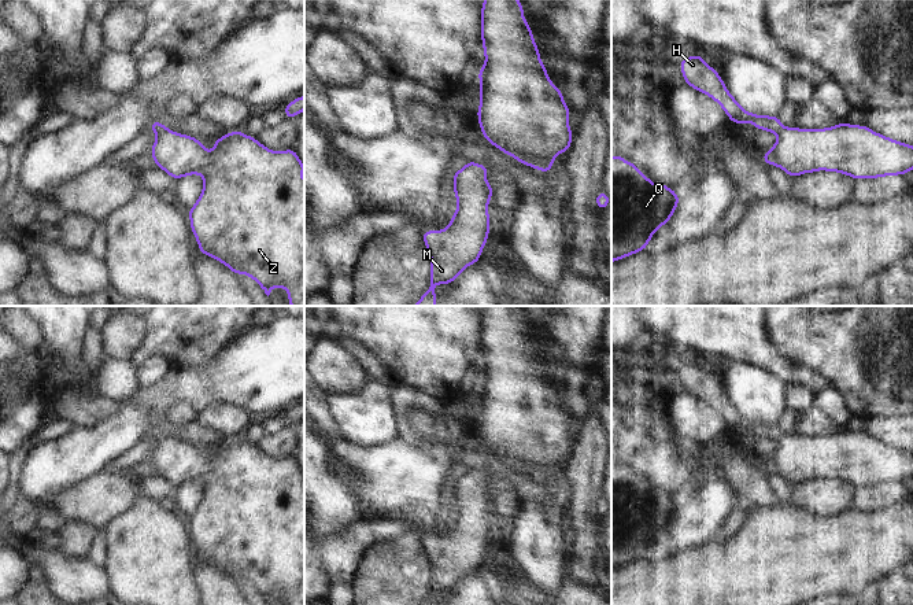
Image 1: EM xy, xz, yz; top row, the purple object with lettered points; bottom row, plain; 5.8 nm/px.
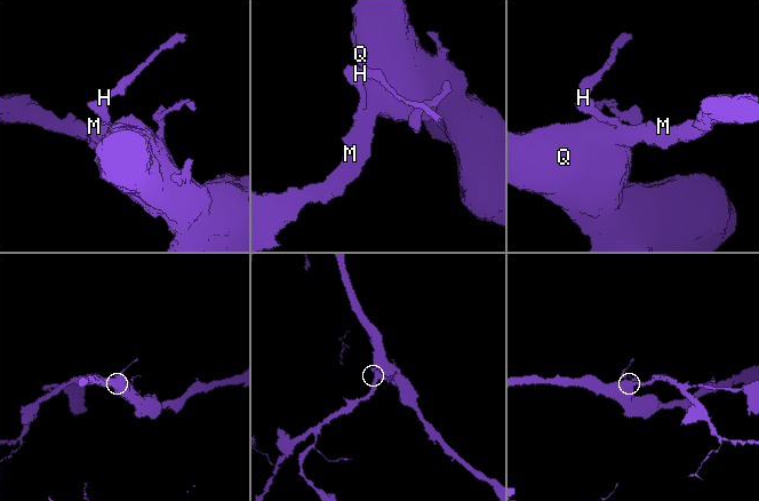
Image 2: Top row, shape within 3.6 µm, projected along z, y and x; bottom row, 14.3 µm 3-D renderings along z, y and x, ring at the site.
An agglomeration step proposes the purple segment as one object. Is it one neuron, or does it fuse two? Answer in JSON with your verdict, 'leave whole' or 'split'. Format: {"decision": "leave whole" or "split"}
{"decision": "split"}

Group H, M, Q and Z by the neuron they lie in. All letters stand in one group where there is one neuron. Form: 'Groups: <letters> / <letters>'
Groups: H / M Q Z

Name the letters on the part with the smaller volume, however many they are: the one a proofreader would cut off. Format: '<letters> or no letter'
H

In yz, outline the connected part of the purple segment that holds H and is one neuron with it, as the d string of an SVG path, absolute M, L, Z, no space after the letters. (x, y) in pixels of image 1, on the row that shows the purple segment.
M702 54L684 58L679 66L685 80L685 85L716 100L729 117L731 123L750 122L757 130L762 129L772 132L773 134L780 134L783 132L784 125L780 122L779 115L757 115L743 110L727 89L724 80L718 75L717 70L703 62Z

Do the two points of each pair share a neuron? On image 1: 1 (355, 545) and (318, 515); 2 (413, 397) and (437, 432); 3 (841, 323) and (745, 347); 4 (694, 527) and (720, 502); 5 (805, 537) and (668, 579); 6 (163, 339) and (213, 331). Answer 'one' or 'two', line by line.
1: two
2: one
3: two
4: one
5: one
6: one

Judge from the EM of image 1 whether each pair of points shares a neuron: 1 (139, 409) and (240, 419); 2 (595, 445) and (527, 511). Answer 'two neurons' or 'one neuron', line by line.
1: two neurons
2: two neurons

